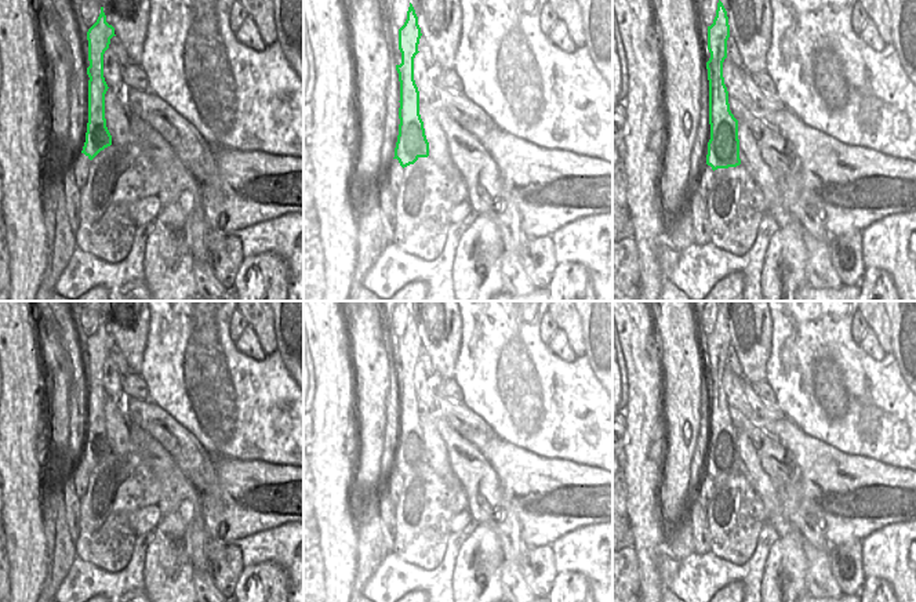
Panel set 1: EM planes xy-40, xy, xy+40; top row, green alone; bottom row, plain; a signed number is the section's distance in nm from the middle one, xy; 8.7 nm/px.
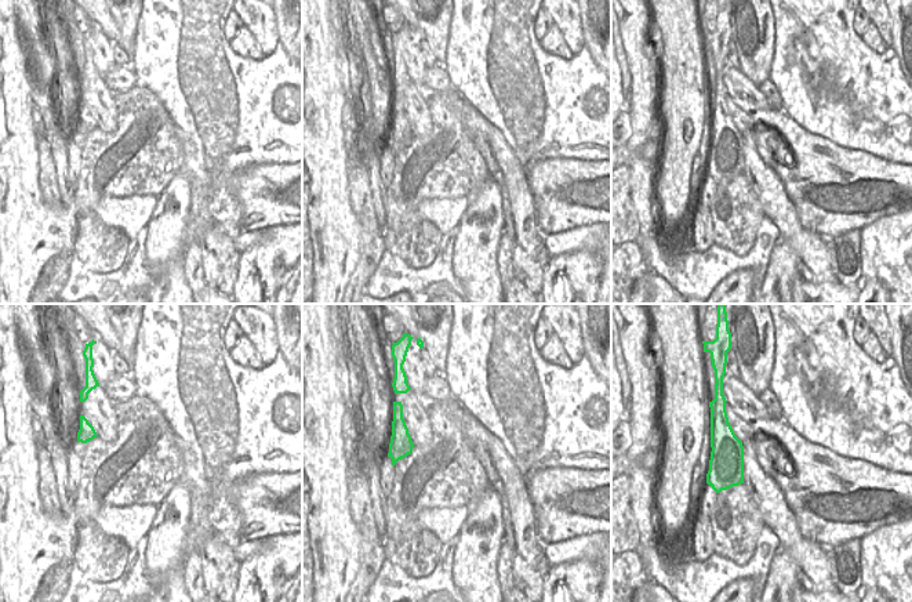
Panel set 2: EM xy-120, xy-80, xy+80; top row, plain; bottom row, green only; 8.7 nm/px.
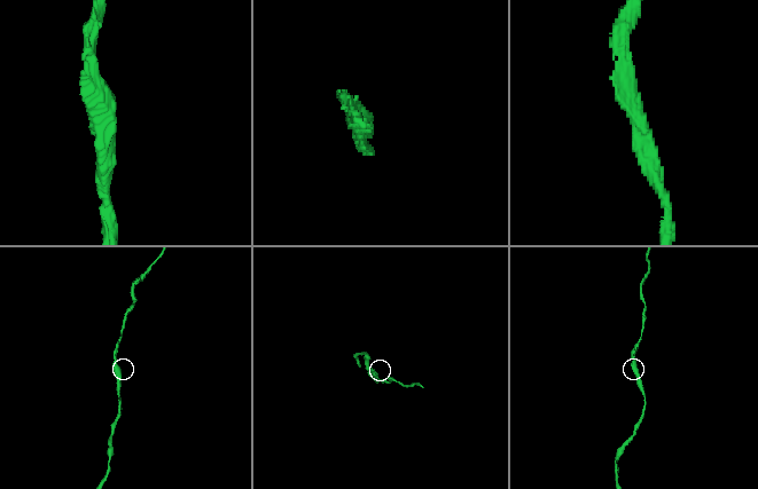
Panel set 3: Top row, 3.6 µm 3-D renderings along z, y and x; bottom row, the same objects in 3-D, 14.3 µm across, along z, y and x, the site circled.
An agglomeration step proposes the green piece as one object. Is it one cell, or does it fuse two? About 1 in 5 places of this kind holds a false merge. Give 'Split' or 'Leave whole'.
Leave whole.

